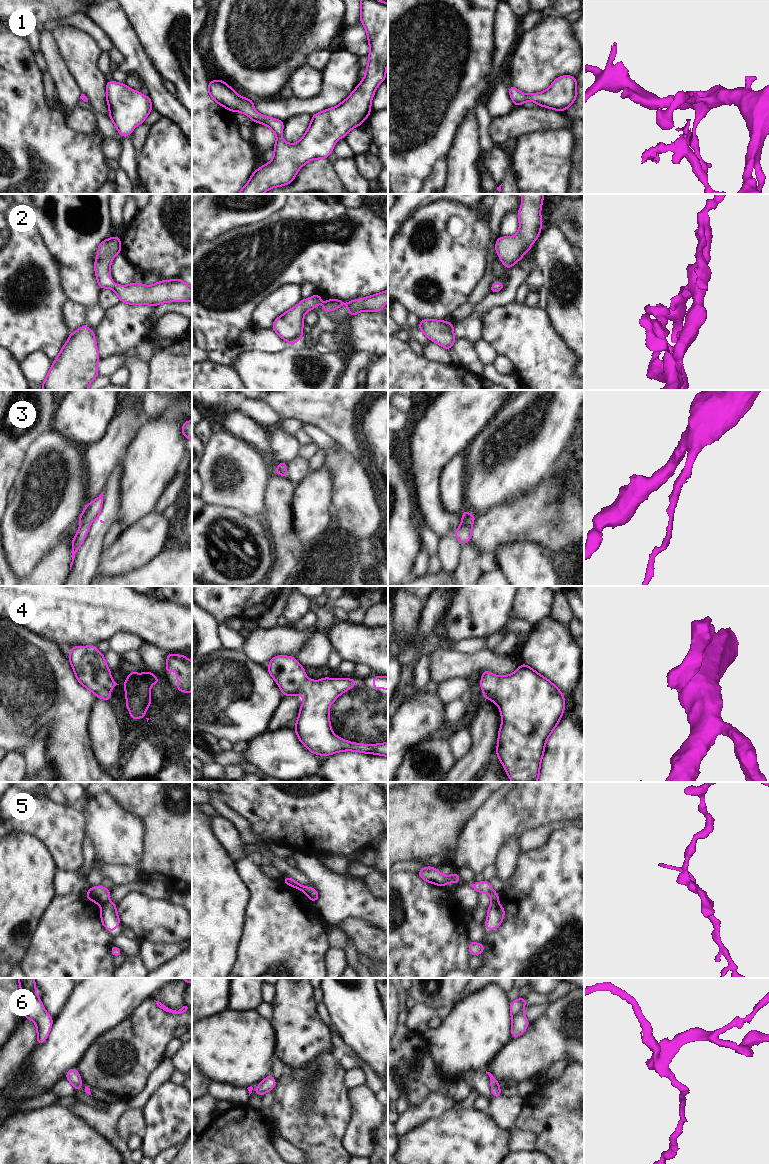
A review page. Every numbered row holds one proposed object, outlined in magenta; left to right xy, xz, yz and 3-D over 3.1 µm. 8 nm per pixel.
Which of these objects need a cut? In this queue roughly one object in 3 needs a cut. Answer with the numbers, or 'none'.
5.

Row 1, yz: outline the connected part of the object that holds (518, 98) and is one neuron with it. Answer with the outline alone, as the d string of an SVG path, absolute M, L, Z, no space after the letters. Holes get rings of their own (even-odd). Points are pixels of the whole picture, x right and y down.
M570 75L558 77L547 90L541 93L525 94L513 85L508 88L508 91L514 106L532 101L537 103L539 107L543 106L564 112L577 97L577 80Z

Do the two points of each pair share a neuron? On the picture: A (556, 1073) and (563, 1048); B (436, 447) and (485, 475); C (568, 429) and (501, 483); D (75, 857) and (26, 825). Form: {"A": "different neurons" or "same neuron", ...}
{"A": "different neurons", "B": "different neurons", "C": "same neuron", "D": "same neuron"}

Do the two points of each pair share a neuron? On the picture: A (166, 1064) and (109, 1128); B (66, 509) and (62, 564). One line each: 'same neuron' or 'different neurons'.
A: same neuron
B: different neurons

